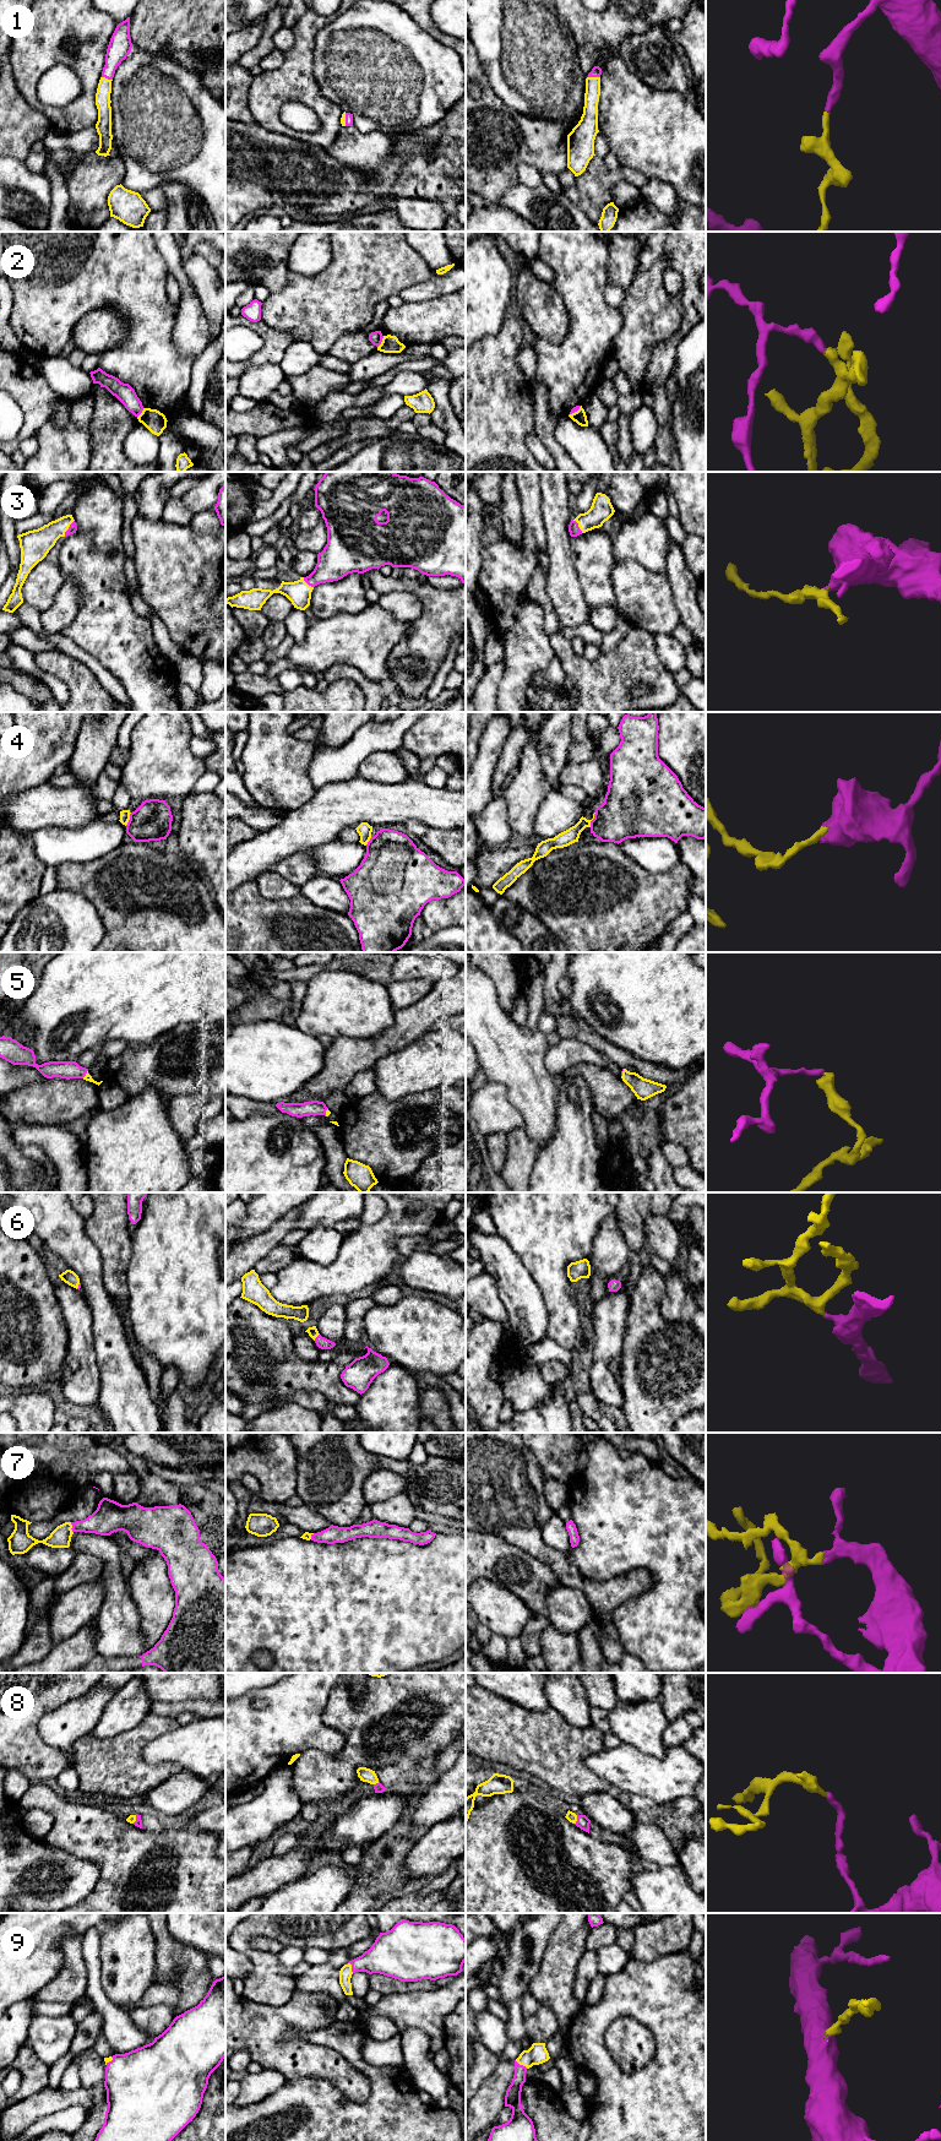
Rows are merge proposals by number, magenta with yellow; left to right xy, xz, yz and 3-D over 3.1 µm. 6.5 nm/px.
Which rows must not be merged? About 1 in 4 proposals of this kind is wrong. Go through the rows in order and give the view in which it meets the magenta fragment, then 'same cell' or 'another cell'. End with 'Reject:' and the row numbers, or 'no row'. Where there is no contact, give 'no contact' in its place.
1: contact in yz; same cell
2: contact in xz; another cell
3: contact in xy; same cell
4: contact in yz; another cell
5: contact in xy; same cell
6: contact in xz; same cell
7: contact in xy; same cell
8: contact in yz; same cell
9: contact in xz; same cell
Reject: 2, 4

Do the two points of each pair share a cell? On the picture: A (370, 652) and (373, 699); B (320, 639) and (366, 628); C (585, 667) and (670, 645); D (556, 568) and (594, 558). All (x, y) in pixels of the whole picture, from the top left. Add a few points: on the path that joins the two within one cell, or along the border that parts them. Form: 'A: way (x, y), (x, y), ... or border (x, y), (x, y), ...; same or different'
A: border (347, 664), (354, 666), (368, 678), (379, 683); different
B: way (331, 639), (355, 639); same
C: border (652, 635), (661, 663), (673, 673); different
D: border (571, 537), (572, 564), (581, 591); different

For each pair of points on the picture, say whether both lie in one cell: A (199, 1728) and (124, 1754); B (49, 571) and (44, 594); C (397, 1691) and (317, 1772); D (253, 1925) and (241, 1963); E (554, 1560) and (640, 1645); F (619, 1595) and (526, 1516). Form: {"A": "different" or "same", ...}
{"A": "different", "B": "same", "C": "same", "D": "different", "E": "different", "F": "same"}

